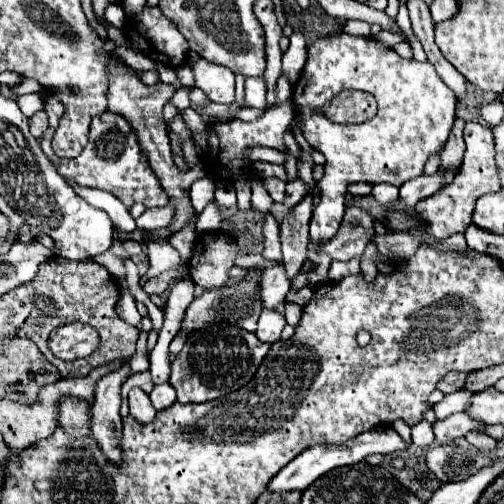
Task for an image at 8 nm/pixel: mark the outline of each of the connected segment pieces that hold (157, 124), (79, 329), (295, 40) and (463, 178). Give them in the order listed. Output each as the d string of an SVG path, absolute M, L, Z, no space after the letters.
M122 64L120 66L114 66L110 70L110 88L108 88L108 110L110 112L116 112L120 114L122 118L126 118L130 122L130 126L134 128L136 132L136 138L138 138L138 144L144 152L144 156L148 158L154 174L160 178L160 184L164 188L164 192L168 194L170 202L174 204L174 220L170 222L170 230L172 234L182 230L188 222L192 222L196 218L196 210L192 208L190 204L190 196L188 196L188 190L190 184L202 176L206 176L206 170L204 170L204 164L200 162L196 166L196 170L180 170L176 164L174 164L174 158L172 158L172 146L170 146L170 138L168 138L168 130L166 130L166 122L164 118L160 116L162 108L166 102L170 102L170 98L174 96L176 88L172 84L164 84L164 82L158 82L154 86L146 86L142 84L142 80L138 74L130 74L128 68L124 68Z
M80 322L64 324L52 330L50 334L50 350L66 362L88 356L92 350L96 350L96 346L98 346L96 330Z
M294 32L290 36L290 46L282 56L282 76L286 76L290 84L294 84L304 64L306 64L306 40L300 32Z
M467 122L463 132L466 151L462 162L462 170L458 178L454 178L452 184L444 186L444 190L438 190L430 198L418 202L416 210L422 220L426 220L426 228L436 236L438 240L448 238L456 232L464 232L466 226L472 222L472 210L480 196L488 192L498 192L498 166L494 160L495 148L494 138L491 131L480 128L480 124Z

